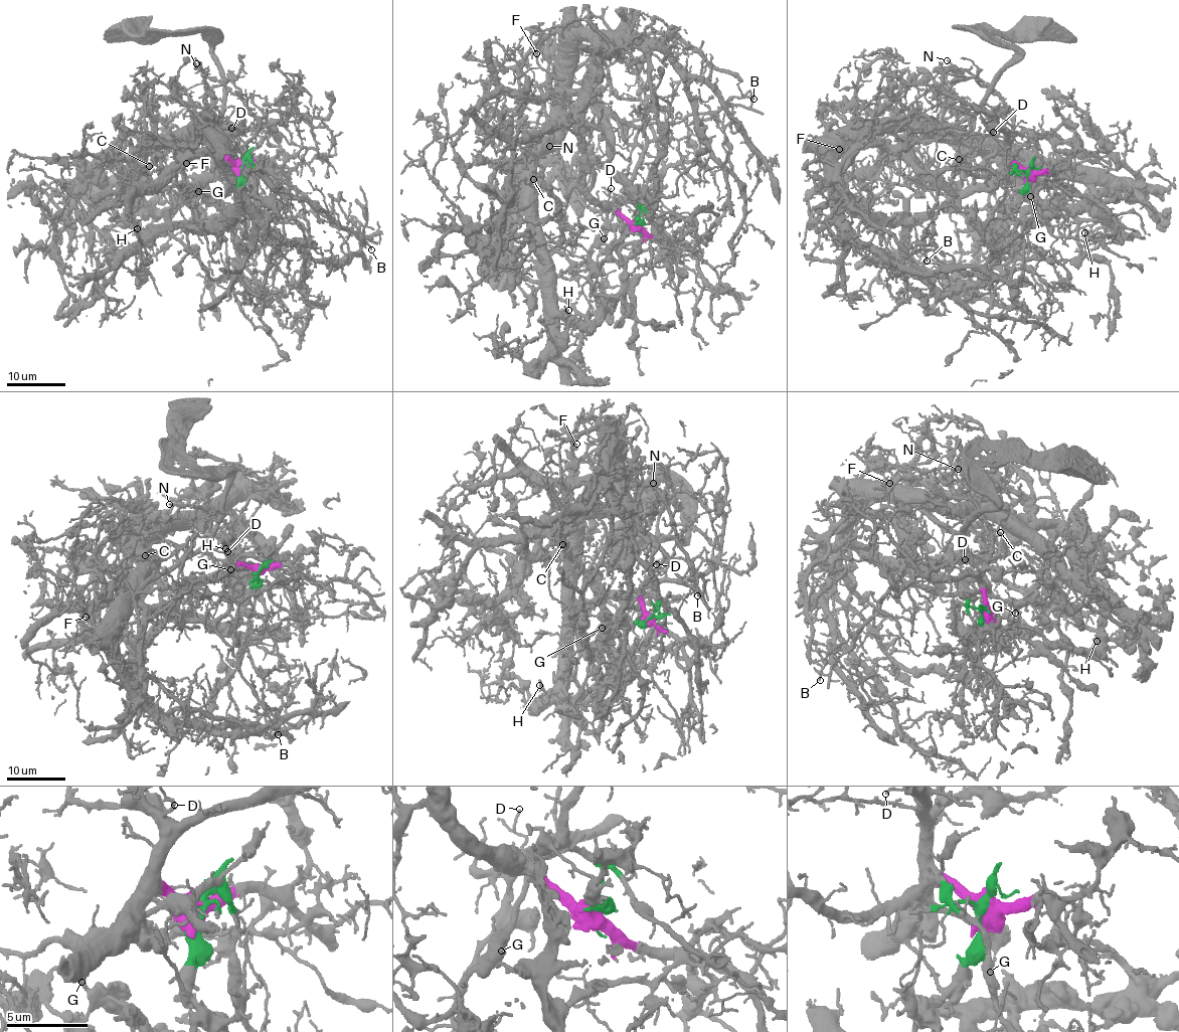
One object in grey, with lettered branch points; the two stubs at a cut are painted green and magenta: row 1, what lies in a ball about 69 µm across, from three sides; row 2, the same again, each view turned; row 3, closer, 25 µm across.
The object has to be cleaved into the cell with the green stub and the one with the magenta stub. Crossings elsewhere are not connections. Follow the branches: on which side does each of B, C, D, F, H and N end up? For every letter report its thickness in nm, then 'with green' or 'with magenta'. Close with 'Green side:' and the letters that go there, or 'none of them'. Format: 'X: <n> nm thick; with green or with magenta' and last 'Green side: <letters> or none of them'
B: 160 nm thick; with magenta
C: 200 nm thick; with magenta
D: 120 nm thick; with magenta
F: 110 nm thick; with green
H: 110 nm thick; with magenta
N: 120 nm thick; with magenta
Green side: F

